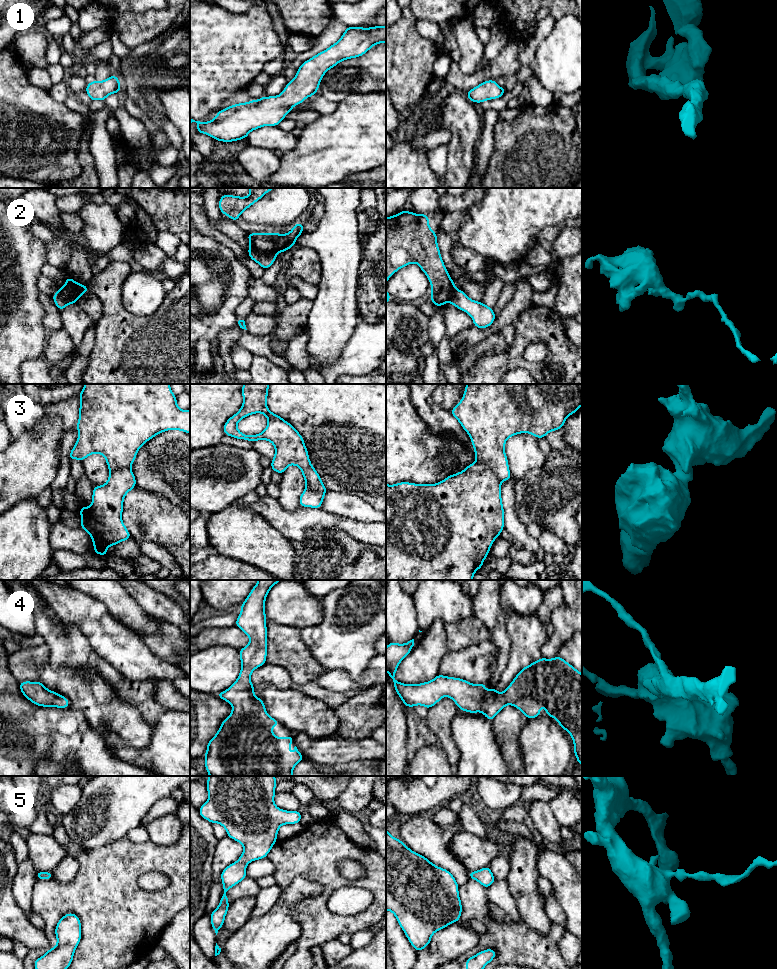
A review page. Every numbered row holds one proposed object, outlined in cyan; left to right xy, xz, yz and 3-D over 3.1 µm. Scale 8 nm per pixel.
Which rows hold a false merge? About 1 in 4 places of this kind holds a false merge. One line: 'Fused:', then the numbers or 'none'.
Fused: 2, 3

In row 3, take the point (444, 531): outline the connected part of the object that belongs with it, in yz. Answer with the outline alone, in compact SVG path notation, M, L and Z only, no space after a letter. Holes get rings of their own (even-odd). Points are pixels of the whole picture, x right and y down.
M475 461L463 471L452 474L436 484L400 482L386 484L386 577L387 580L473 580L475 572L482 568L494 540L504 529L504 508L501 498L501 482L485 464Z

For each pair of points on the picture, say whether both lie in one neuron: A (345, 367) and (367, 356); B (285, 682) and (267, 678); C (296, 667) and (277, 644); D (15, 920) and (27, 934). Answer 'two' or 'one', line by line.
A: one
B: one
C: one
D: one

